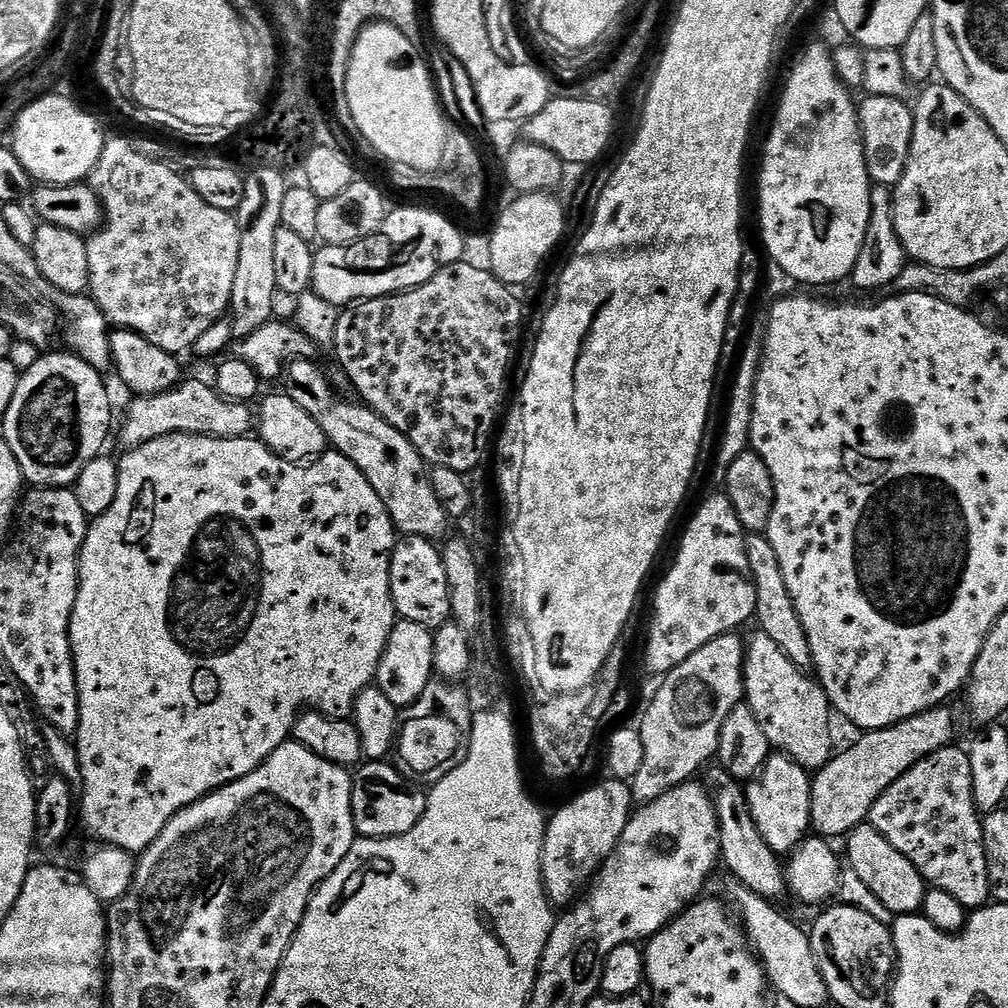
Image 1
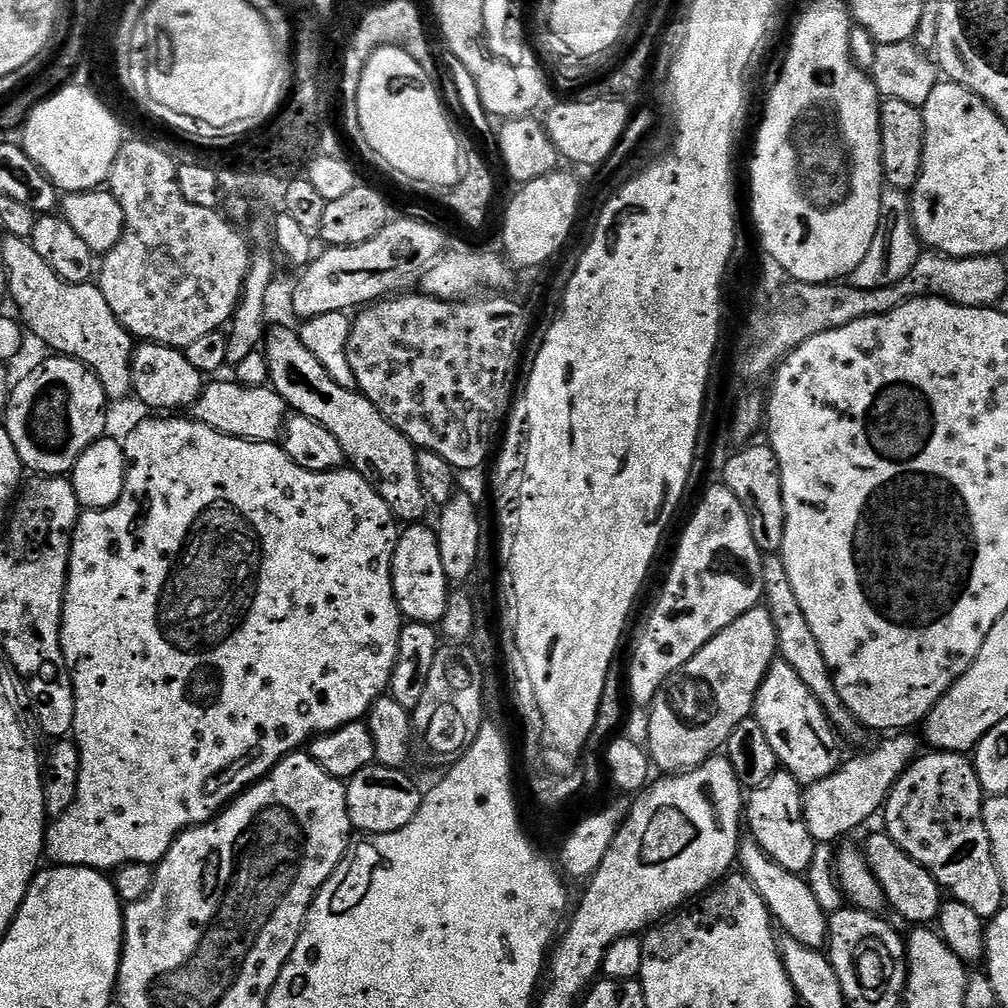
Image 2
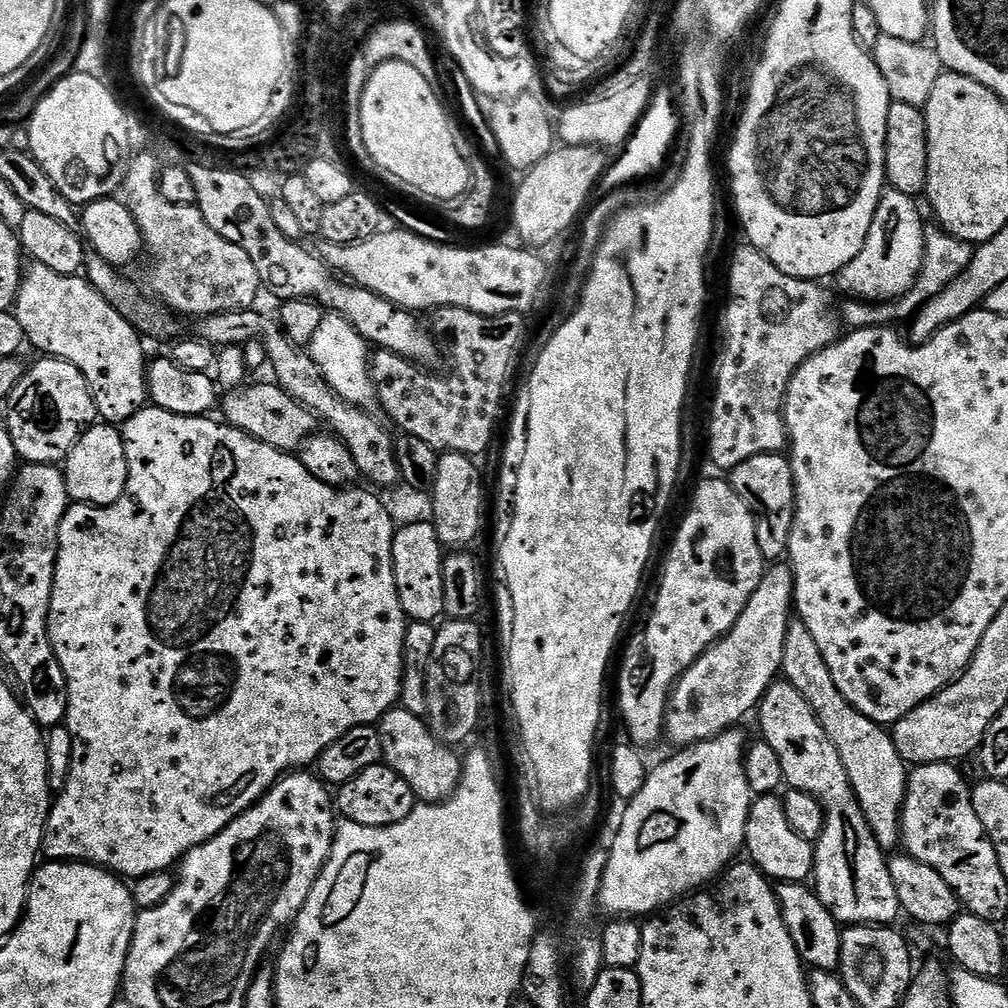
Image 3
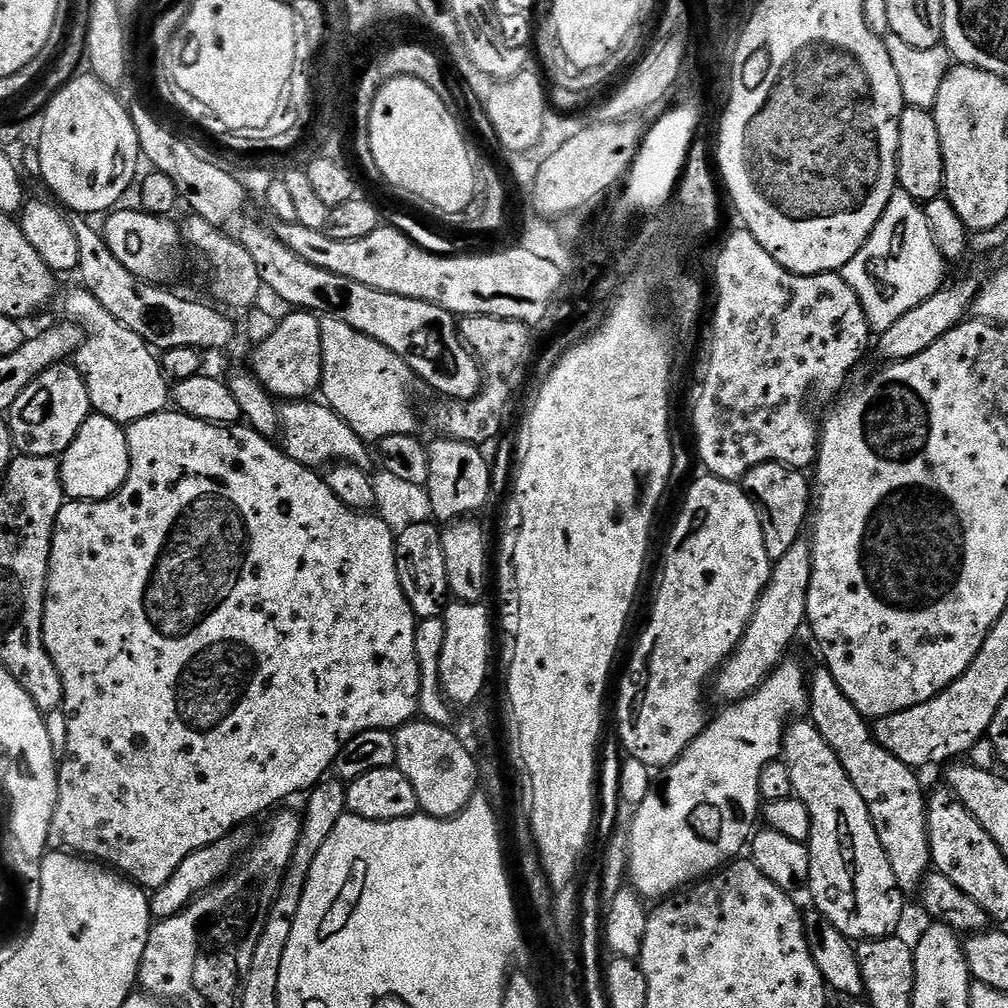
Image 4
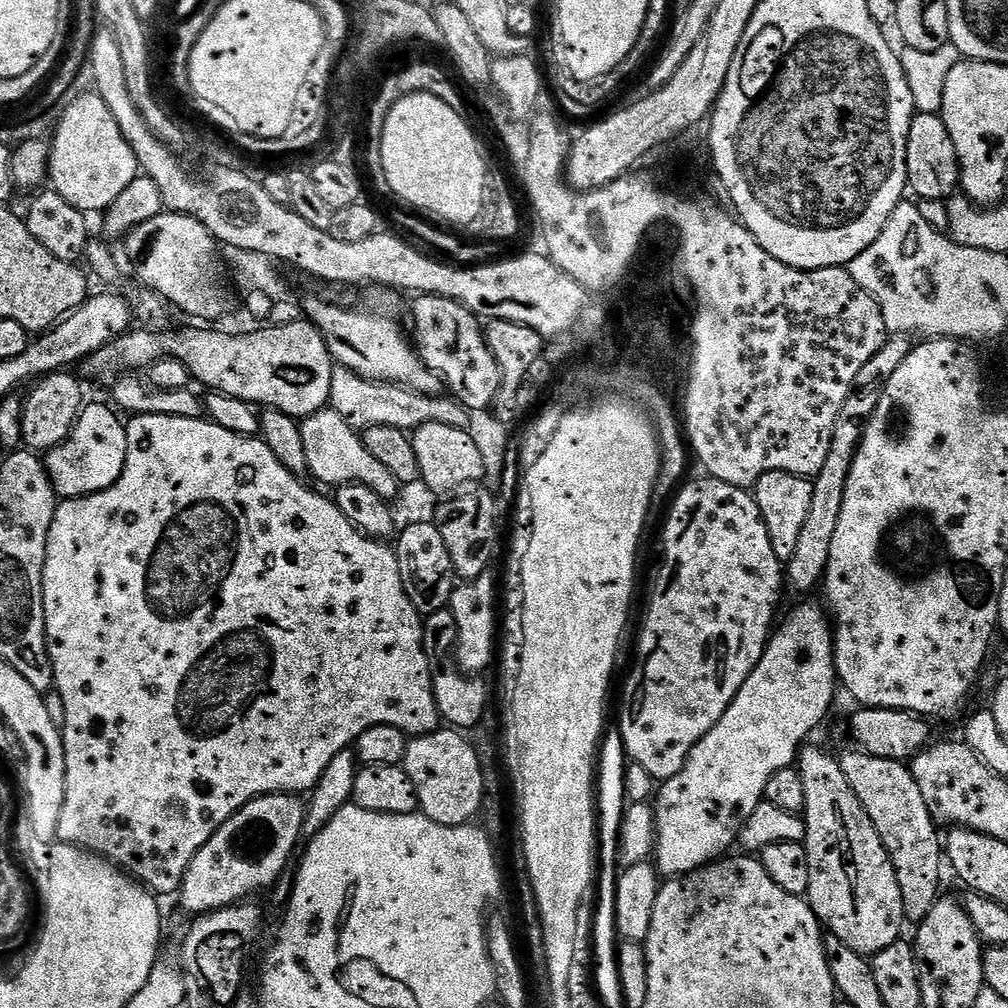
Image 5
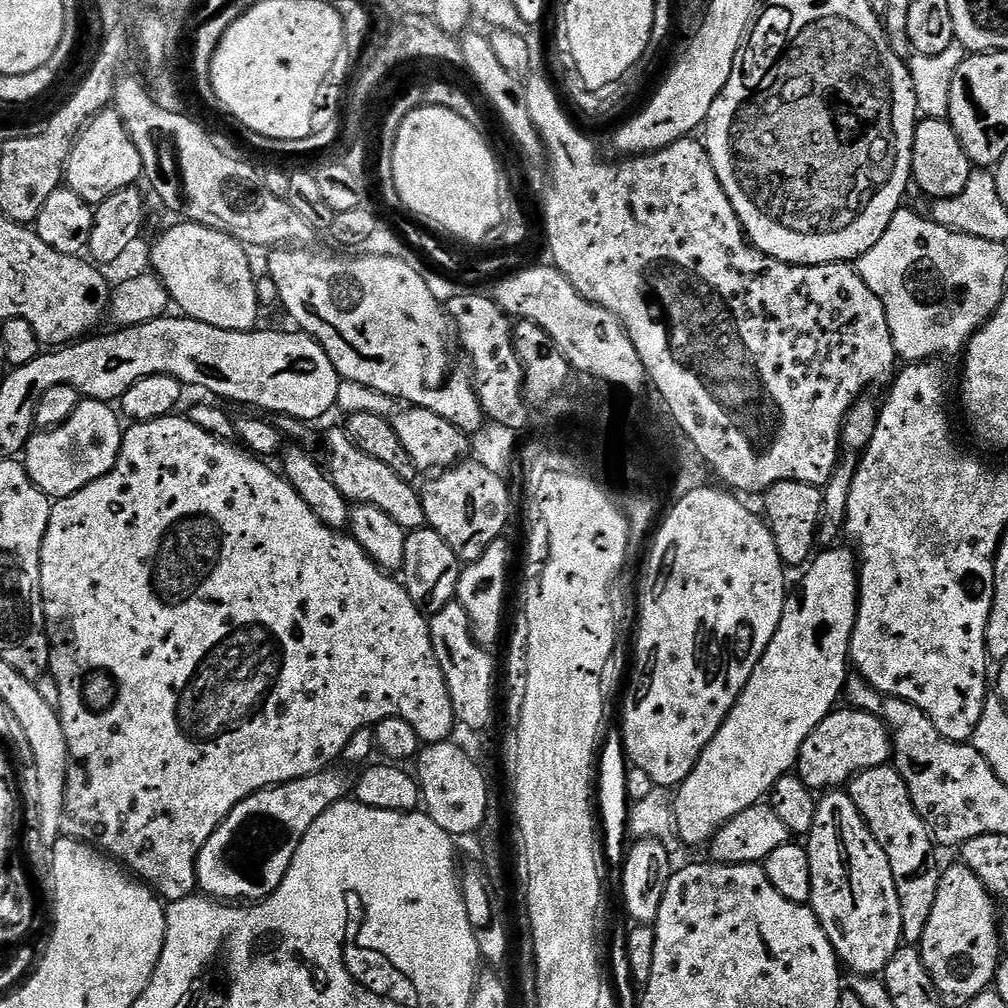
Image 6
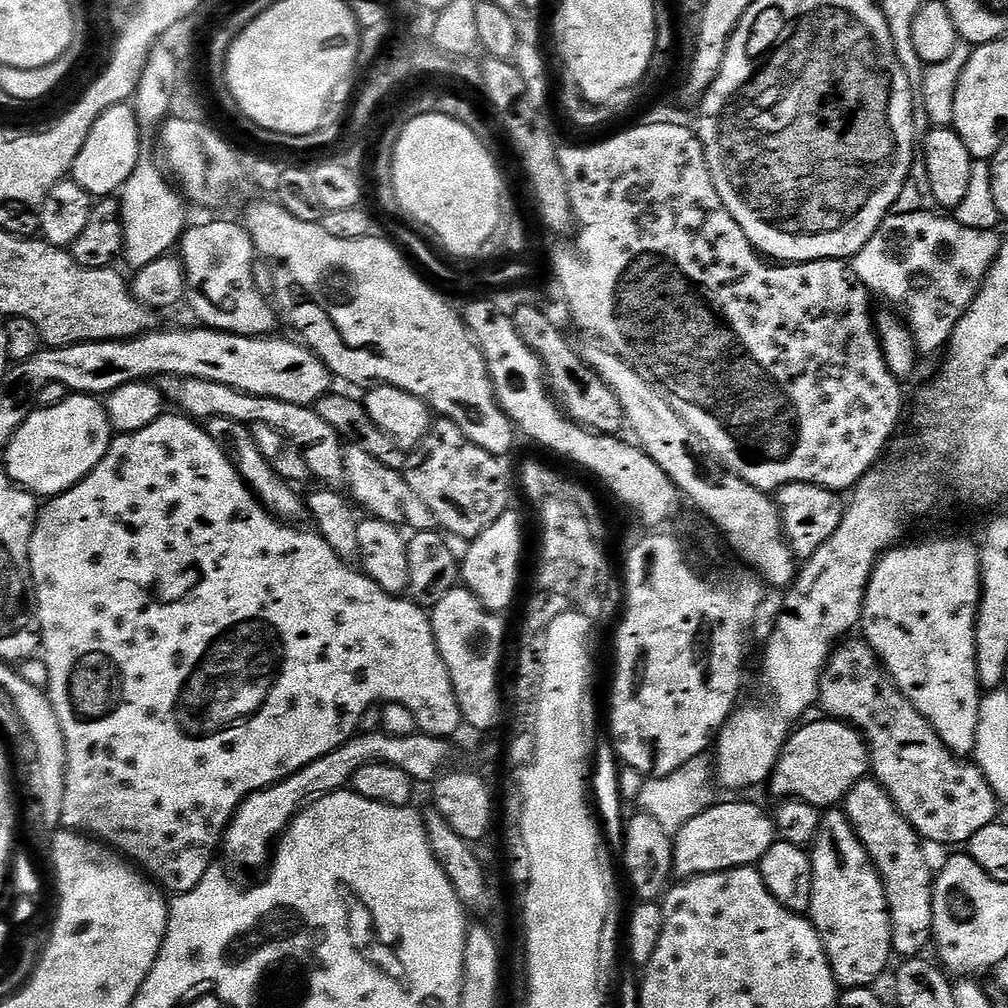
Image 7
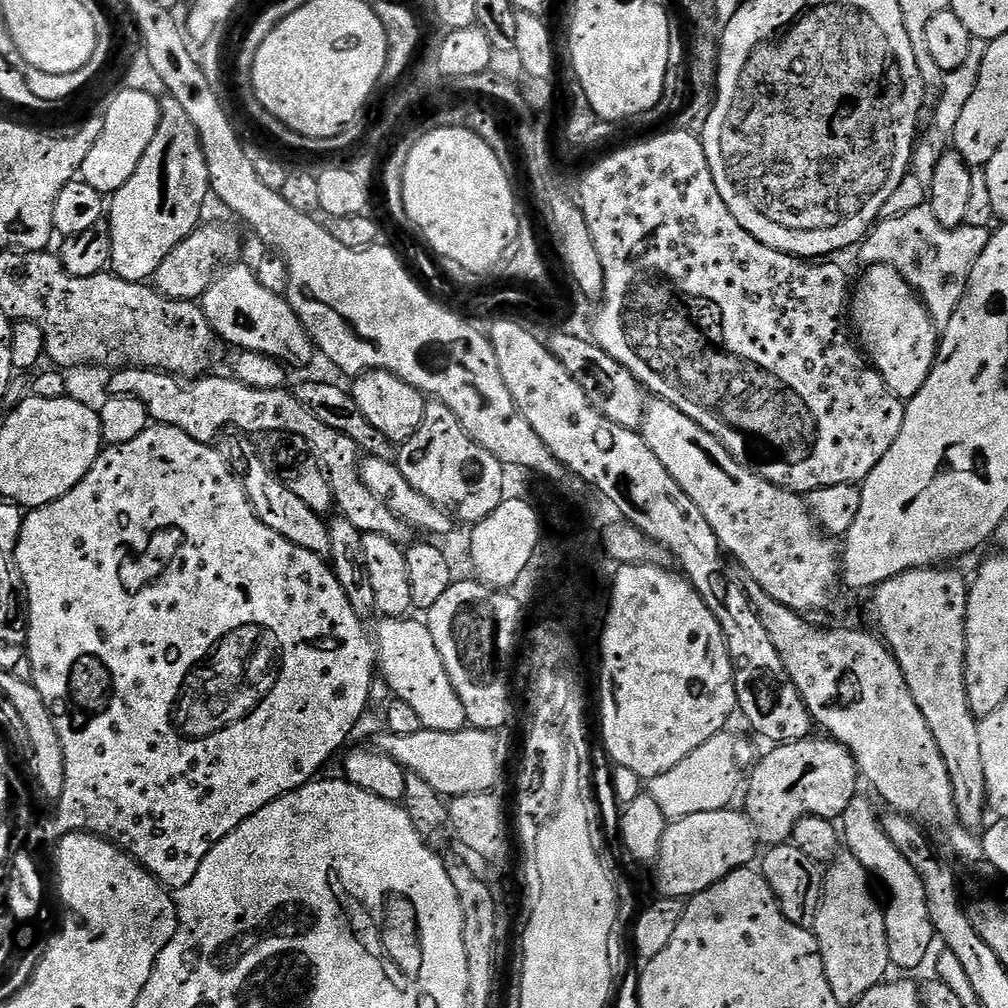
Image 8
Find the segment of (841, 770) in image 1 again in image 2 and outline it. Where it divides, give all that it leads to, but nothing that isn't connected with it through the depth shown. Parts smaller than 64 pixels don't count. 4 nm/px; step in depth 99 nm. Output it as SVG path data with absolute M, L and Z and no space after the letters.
M908 730L901 731L897 740L884 740L865 756L845 759L835 772L803 789L806 830L810 830L817 845L832 844L835 840L850 835L855 828L862 827L875 812L877 815L883 809L890 790L921 751L921 741L916 741L912 734Z

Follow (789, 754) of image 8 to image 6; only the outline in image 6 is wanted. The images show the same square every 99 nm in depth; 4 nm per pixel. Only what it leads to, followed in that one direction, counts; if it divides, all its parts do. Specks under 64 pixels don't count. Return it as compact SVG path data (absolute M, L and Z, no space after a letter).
M851 706L842 708L829 714L800 747L800 758L796 761L795 771L810 789L839 789L862 770L891 761L892 738L887 726L874 714Z

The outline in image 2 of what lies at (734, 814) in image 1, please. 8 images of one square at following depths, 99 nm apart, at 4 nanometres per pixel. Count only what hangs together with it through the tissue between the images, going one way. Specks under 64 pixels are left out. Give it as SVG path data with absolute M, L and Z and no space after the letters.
M751 838L740 841L738 853L739 871L754 886L754 890L766 902L768 913L778 925L783 935L794 938L794 942L802 942L807 948L823 949L828 942L828 916L820 905L818 897L812 893L810 885L804 881L805 877L799 872L782 870L778 862L774 862L758 846L758 842Z

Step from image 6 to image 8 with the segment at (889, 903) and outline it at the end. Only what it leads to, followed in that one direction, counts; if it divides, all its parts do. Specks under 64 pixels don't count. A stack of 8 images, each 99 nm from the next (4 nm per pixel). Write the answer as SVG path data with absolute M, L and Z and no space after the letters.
M837 859L824 873L824 892L811 931L816 933L822 966L834 998L842 1006L852 1006L866 990L874 990L874 986L884 983L890 972L890 961L884 909L872 893L870 874L856 859L846 860Z

